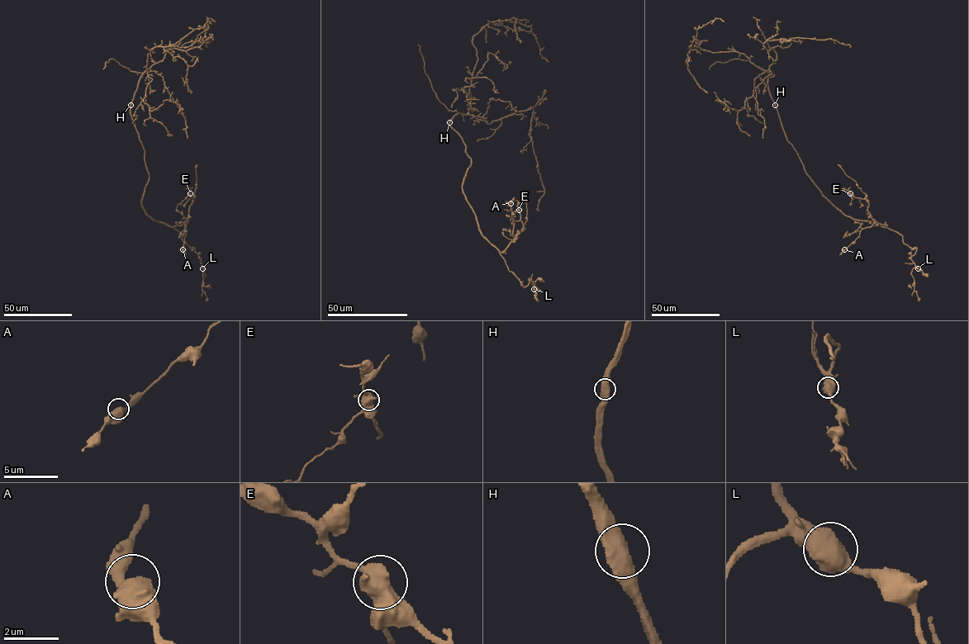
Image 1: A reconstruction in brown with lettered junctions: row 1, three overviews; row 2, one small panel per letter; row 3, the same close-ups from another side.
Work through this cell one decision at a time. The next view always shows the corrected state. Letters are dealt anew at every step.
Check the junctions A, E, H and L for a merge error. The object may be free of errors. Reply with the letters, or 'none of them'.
none of them

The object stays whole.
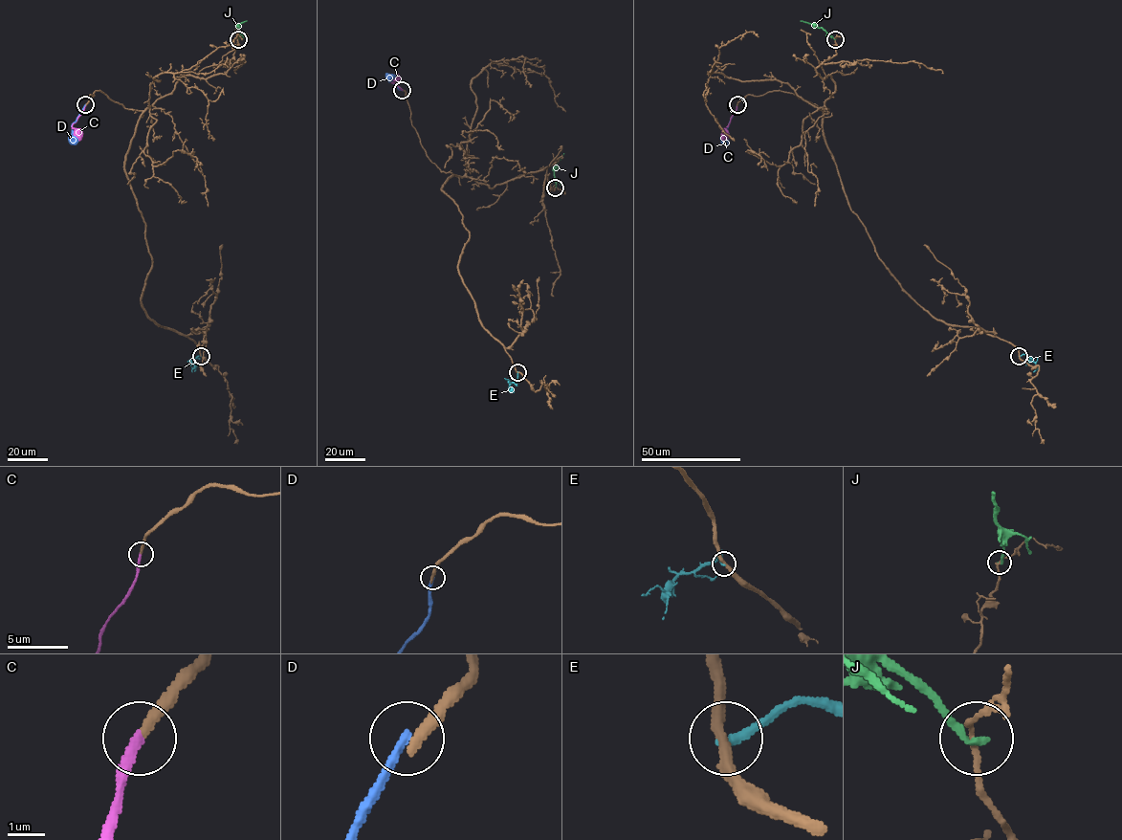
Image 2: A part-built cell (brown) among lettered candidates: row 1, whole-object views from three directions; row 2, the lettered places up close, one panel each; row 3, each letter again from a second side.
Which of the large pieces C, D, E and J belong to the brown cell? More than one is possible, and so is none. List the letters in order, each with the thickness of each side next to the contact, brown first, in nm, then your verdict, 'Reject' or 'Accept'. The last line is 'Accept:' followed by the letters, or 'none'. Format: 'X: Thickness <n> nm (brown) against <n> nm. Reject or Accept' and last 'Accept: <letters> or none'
C: Thickness 240 nm (brown) against 260 nm. Accept
D: Thickness 340 nm (brown) against 260 nm. Reject
E: Thickness 300 nm (brown) against 260 nm. Reject
J: Thickness 130 nm (brown) against 240 nm. Reject
Accept: C

